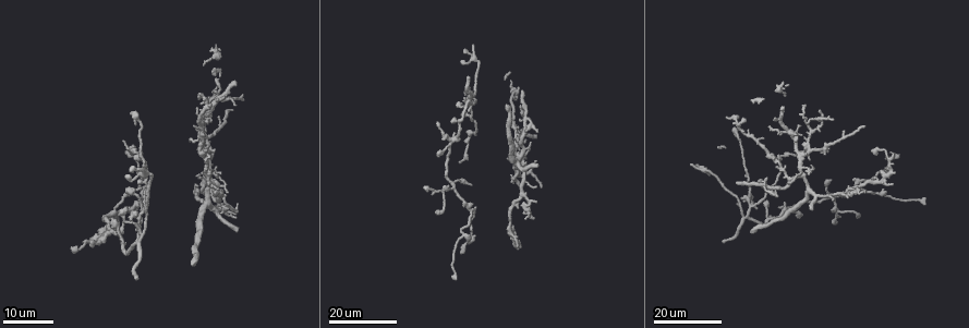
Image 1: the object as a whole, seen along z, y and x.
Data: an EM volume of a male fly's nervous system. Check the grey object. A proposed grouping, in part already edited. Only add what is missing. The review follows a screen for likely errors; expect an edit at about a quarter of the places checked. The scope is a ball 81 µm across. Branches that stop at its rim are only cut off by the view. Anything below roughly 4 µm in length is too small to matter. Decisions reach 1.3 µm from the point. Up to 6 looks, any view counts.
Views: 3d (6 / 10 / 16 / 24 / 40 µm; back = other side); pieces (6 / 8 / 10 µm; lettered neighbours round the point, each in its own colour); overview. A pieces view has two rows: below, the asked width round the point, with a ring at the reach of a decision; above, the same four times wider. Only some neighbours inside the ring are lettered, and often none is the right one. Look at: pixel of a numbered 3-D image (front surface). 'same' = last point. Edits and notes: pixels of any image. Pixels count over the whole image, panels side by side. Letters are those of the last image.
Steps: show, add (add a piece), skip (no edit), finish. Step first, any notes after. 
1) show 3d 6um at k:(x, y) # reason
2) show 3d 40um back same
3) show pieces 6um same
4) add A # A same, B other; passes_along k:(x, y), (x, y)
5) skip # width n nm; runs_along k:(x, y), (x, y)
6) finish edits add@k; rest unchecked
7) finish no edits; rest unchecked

show 3d 24um at 1:(133, 223) # tapers out

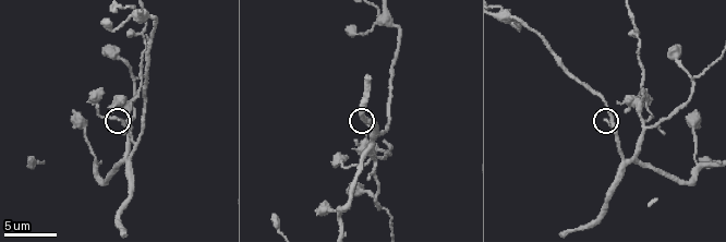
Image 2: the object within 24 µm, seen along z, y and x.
show pieces 10um at 2:(120, 118)

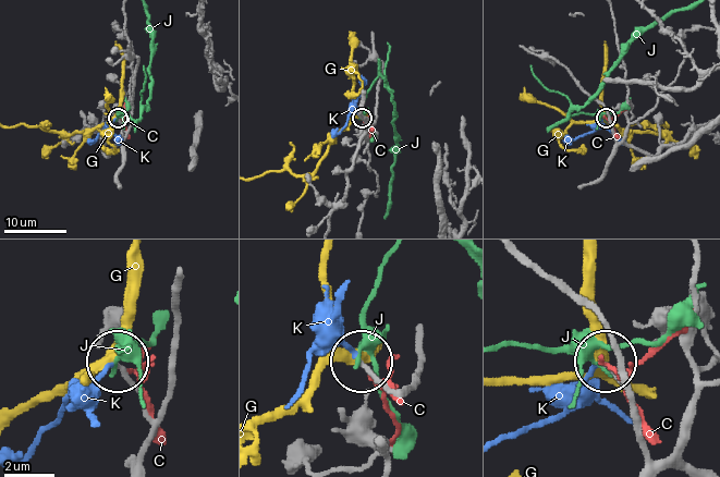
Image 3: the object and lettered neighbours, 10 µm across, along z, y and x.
add K # width 180 nm; C other, G other, J other, K same; passes_along 3:(395, 394), (341, 340), (345, 294); it goes on there

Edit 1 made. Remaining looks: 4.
show overview

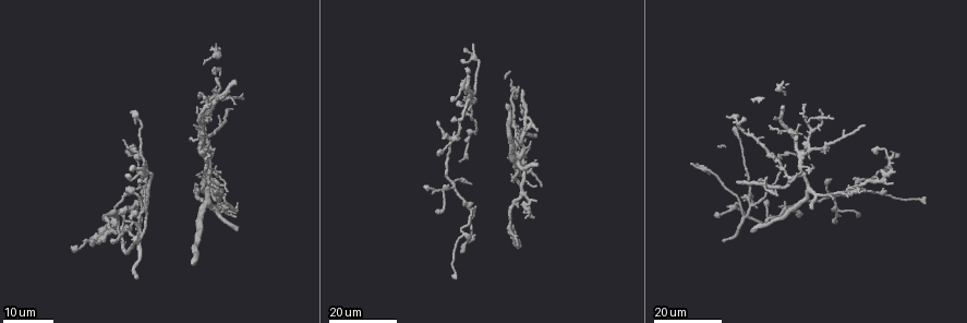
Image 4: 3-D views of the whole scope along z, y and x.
show 3d 24um at 4:(139, 182) # thick end

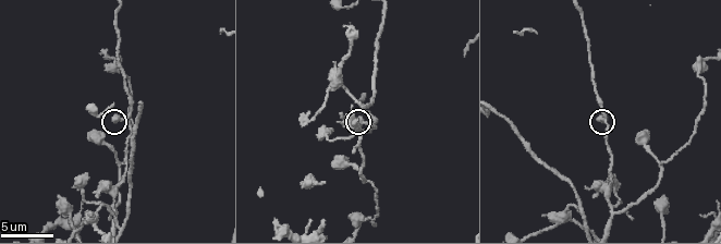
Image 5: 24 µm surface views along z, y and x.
show pieces 10um at 5:(113, 118)

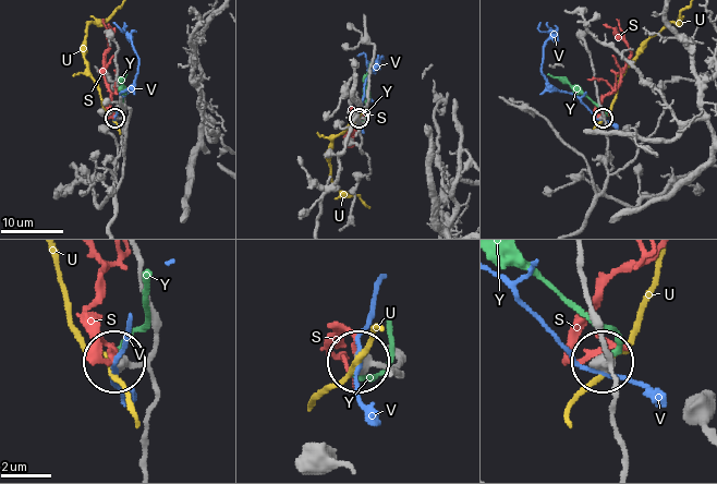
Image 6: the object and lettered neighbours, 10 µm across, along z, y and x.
skip # S other, U other, V other, Y other; no lettered piece goes on from it

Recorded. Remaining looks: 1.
finish edits add@3; rest unchecked

